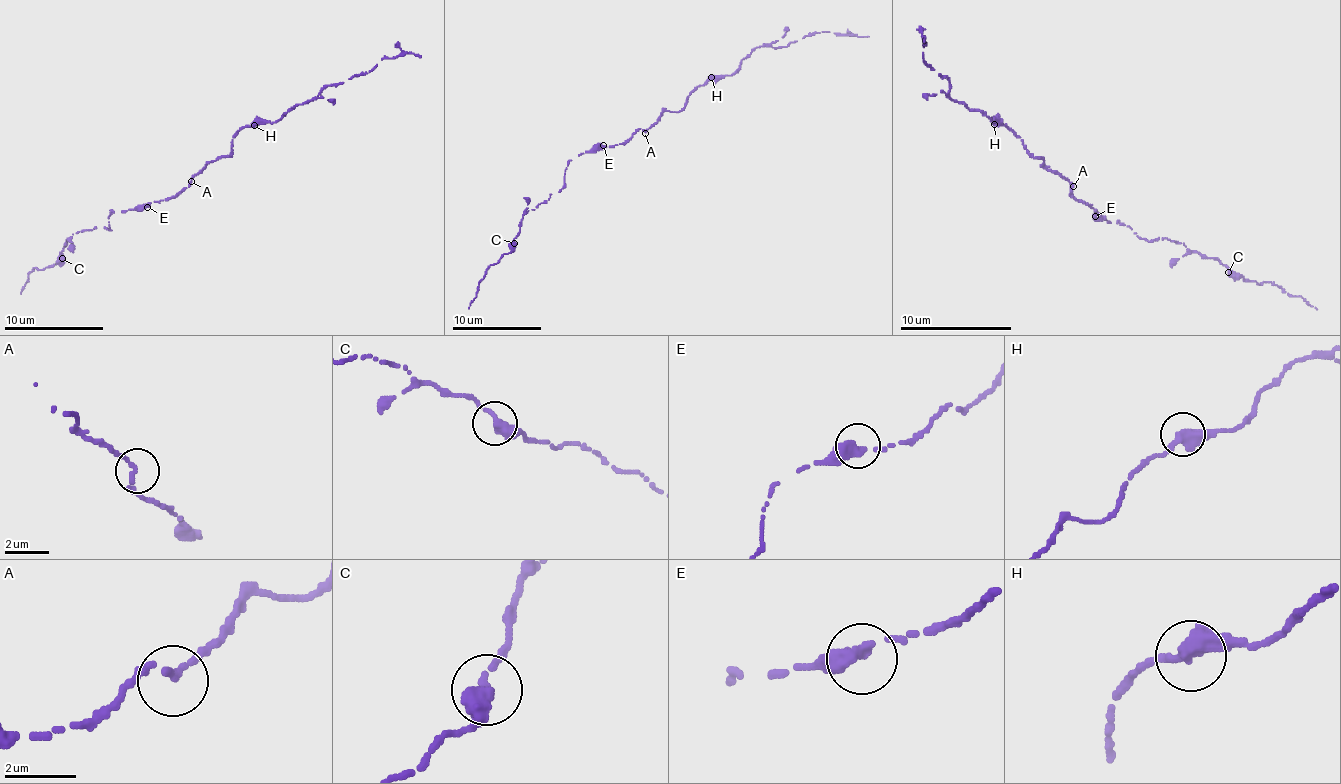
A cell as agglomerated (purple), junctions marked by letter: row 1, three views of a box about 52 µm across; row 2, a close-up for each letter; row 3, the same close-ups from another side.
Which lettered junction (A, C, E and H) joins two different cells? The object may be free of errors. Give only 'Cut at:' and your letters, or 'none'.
Cut at: C

